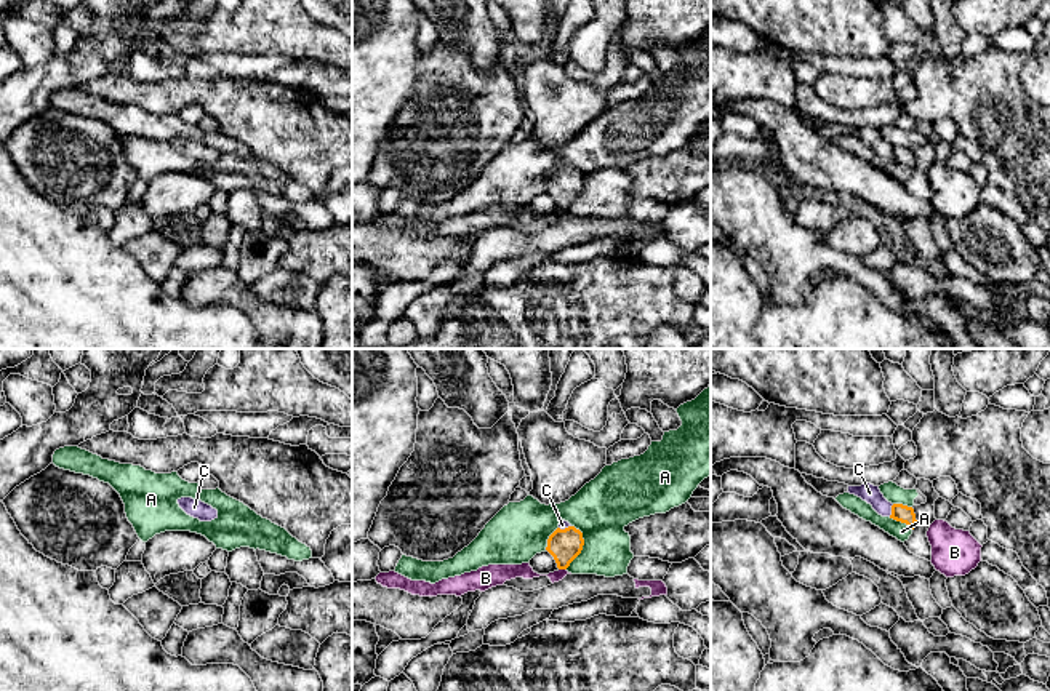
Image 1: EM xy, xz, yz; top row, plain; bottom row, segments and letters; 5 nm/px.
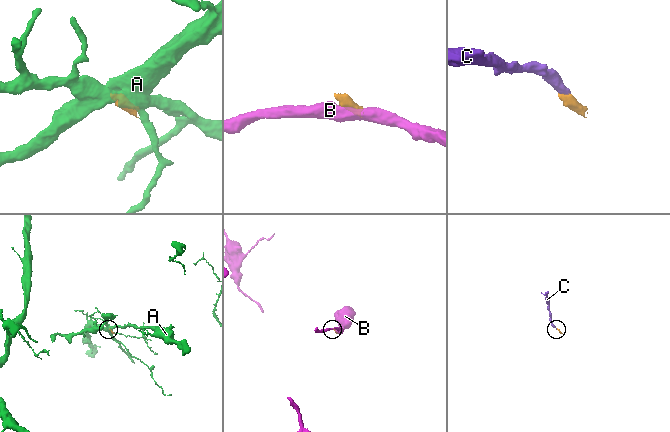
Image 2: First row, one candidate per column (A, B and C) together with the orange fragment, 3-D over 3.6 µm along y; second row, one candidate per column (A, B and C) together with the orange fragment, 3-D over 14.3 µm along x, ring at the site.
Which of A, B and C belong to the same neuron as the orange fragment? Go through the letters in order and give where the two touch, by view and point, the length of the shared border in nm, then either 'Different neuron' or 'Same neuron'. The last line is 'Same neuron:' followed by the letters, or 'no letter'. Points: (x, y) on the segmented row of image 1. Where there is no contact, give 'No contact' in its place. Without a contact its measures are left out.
A: Touches orange at xz (581, 547). Shared border 220 nm. Different neuron
B: Touches orange at xz (562, 568). Shared border 40 nm. Different neuron
C: Touches orange at yz (892, 511). Shared border 70 nm. Same neuron
Same neuron: C

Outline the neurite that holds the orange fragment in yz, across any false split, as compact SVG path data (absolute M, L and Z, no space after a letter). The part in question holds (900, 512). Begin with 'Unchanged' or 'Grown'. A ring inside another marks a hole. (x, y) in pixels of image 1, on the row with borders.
Grown. M871 483L861 486L848 486L847 493L855 494L871 504L879 515L906 523L911 529L914 529L917 523L912 507L888 502L880 493L879 486Z

